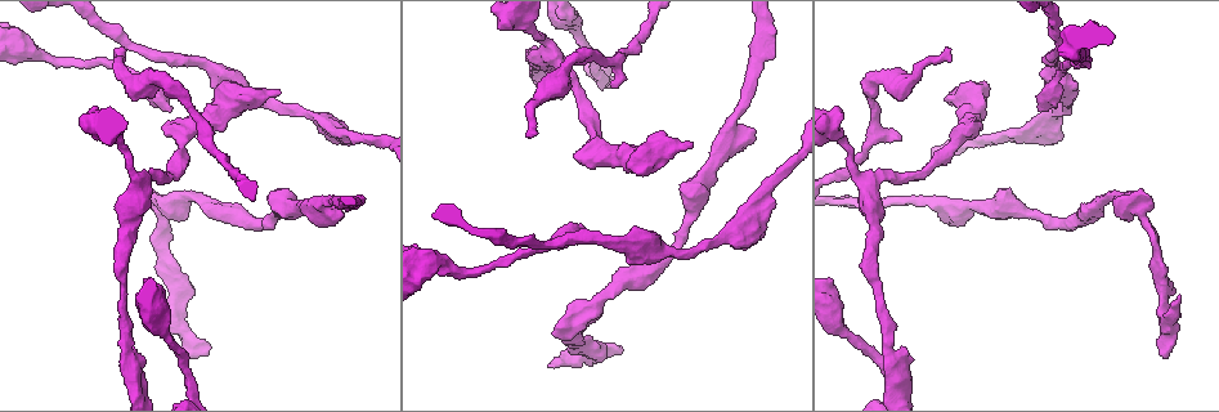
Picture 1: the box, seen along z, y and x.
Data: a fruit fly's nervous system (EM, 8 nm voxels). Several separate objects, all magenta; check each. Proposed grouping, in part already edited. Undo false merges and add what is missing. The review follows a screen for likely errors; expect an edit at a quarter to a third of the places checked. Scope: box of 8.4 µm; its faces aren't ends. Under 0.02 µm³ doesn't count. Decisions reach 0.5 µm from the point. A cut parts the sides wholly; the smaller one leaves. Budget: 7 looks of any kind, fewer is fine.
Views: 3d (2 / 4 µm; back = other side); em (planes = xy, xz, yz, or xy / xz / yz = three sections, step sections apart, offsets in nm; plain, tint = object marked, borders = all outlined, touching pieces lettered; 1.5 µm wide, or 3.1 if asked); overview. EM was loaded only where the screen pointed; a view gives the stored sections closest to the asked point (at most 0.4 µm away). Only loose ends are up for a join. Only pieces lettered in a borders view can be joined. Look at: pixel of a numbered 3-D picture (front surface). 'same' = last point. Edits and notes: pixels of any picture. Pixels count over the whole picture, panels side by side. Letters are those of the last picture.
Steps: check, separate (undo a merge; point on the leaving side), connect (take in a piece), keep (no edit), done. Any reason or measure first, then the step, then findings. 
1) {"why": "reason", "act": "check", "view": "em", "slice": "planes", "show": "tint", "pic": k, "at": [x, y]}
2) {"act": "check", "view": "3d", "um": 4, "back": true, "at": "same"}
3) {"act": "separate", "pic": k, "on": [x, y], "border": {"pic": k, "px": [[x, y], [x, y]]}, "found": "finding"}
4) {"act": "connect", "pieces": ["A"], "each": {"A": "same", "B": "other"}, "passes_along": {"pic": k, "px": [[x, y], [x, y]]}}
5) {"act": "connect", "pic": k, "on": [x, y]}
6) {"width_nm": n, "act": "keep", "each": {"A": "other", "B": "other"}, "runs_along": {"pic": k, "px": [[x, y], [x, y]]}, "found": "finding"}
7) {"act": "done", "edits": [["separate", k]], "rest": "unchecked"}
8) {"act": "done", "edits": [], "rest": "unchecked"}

{"act": "check", "view": "em", "slice": "planes", "show": "borders", "pic": 1, "at": [528, 136]}

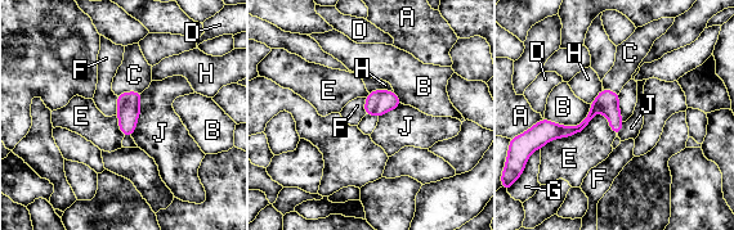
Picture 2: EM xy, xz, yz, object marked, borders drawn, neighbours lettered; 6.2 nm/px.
{"longest_contact_nm": ["E", 480], "act": "connect", "pieces": ["C"], "each": {"A": "other", "B": "other", "C": "same", "D": "other", "E": "other", "F": "other", "G": "other", "H": "other", "J": "other"}, "passes_along": {"pic": 2, "px": [[129, 109], [129, 91], [134, 75]]}, "found": "the cell continues"}

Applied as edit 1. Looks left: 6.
{"why": "an open end", "act": "check", "view": "3d", "um": 2, "pic": 1, "at": [279, 93]}

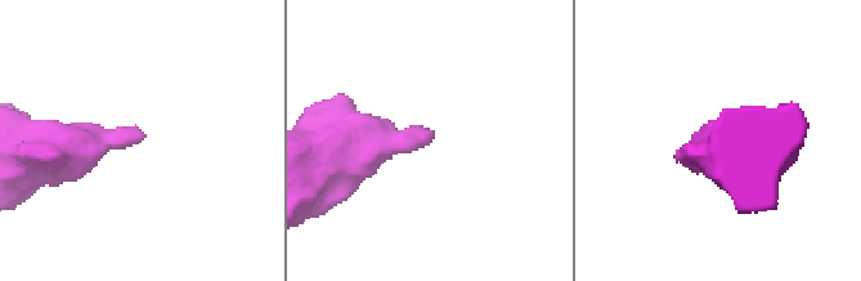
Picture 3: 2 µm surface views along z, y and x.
{"why": "now the EM", "act": "check", "view": "em", "slice": "planes", "show": "plain", "pic": 3, "at": [144, 137]}

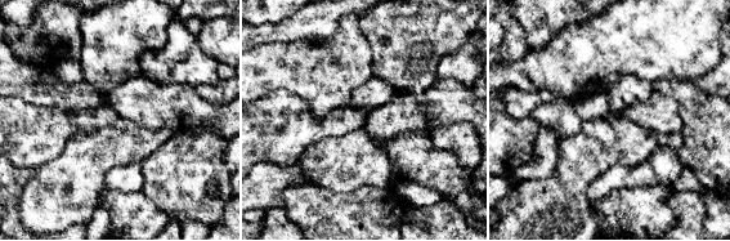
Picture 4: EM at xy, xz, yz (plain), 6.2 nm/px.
{"act": "check", "view": "em", "slice": "planes", "show": "borders", "at": "same"}

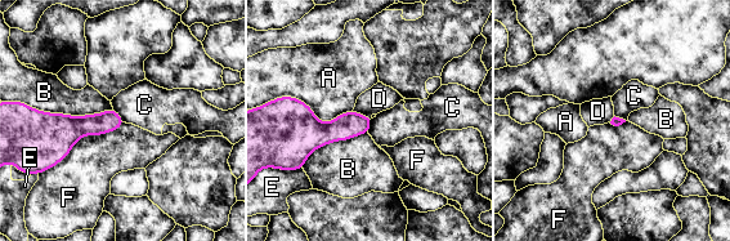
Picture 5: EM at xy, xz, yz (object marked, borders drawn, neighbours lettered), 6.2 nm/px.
{"act": "keep", "each": {"A": "other", "B": "other", "C": "other", "D": "other", "E": "other", "F": "other"}, "border": {"pic": 5, "px": [[125, 123], [84, 134], [46, 170]]}, "found": "none of them fits"}

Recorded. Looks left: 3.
{"why": "thin end", "act": "check", "view": "3d", "um": 2, "pic": 1, "at": [1040, 107]}

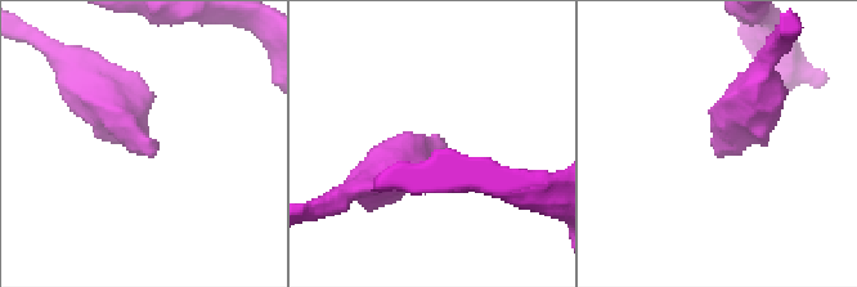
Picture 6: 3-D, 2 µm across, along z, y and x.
{"why": "now the EM", "act": "check", "view": "em", "slice": "planes", "show": "plain", "pic": 6, "at": [156, 144]}

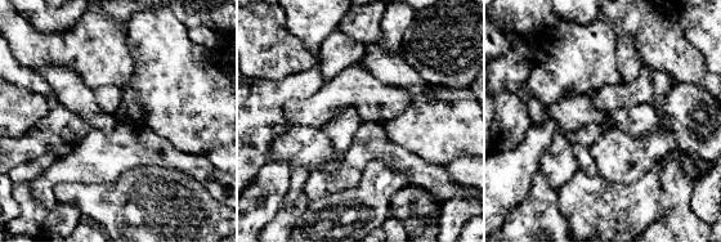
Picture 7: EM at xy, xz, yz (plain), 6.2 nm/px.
{"act": "check", "view": "em", "slice": "planes", "show": "borders", "at": "same"}

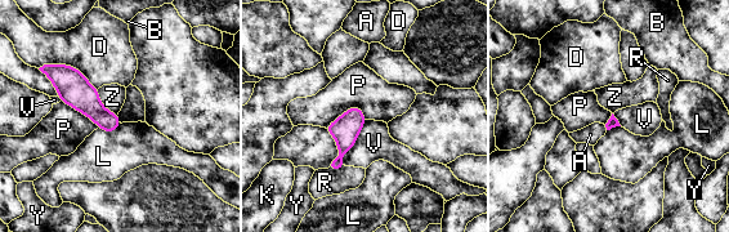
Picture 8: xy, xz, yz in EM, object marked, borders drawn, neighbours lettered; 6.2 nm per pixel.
{"act": "connect", "pieces": ["A"], "each": {"A": "same", "B": "other", "D": "other", "K": "other", "L": "other", "P": "other", "R": "other", "V": "other", "Y": "other", "Z": "other"}, "passes_along": {"pic": 8, "px": [[612, 123], [605, 126], [590, 134]]}, "found": "it goes on there"}

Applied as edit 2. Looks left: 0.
{"act": "done", "edits": [["connect", 2], ["connect", 8]], "rest": "unchecked"}

